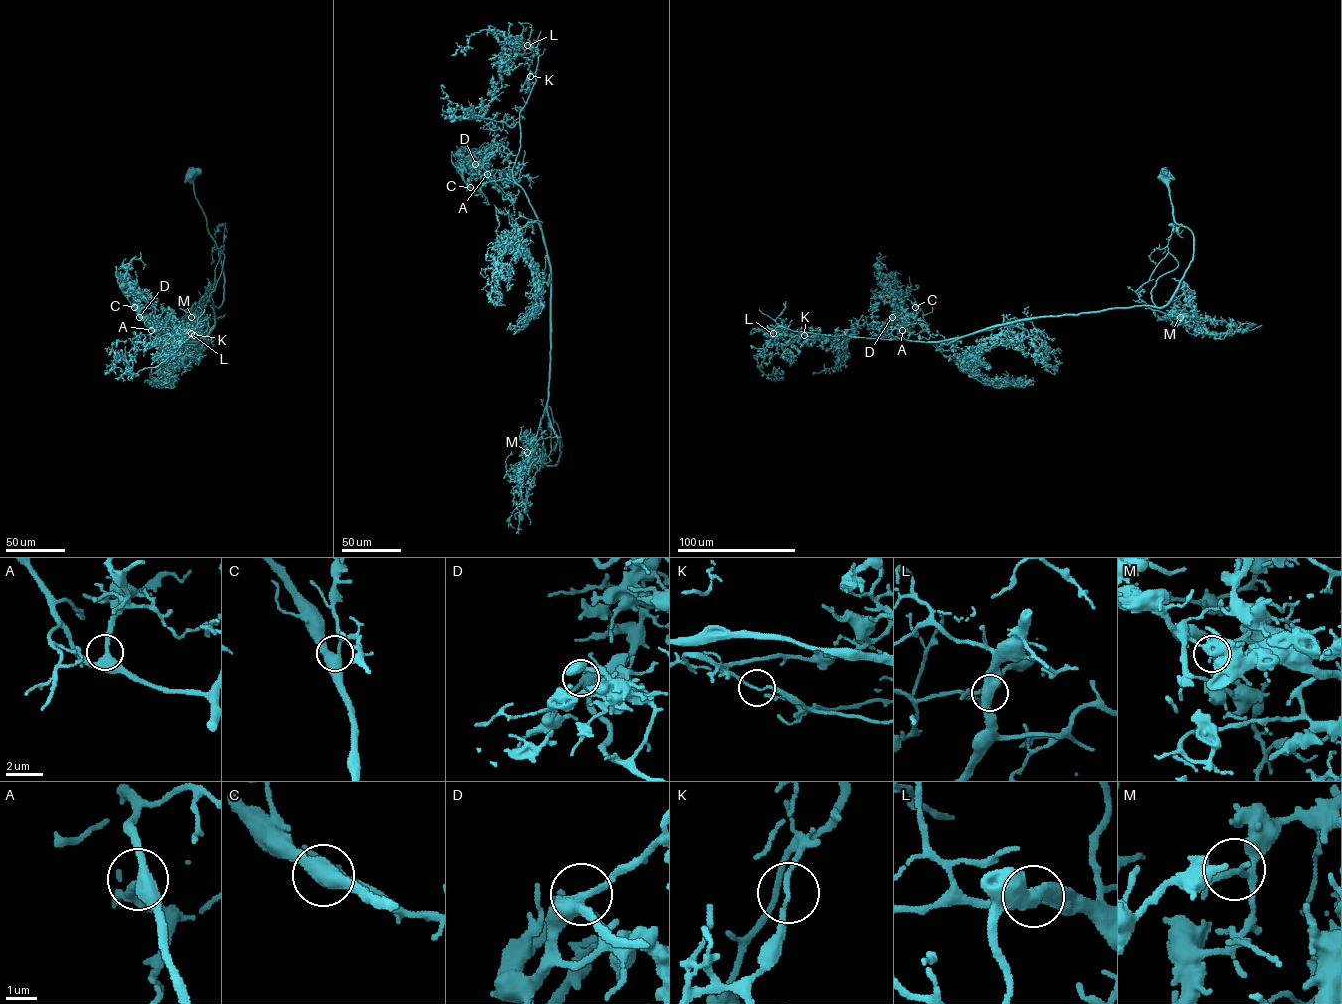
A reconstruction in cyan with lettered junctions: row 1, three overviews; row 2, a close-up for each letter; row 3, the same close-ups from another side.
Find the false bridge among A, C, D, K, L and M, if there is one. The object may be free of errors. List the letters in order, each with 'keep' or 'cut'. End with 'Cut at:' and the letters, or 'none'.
A: keep
C: keep
D: keep
K: keep
L: keep
M: keep
Cut at: none

